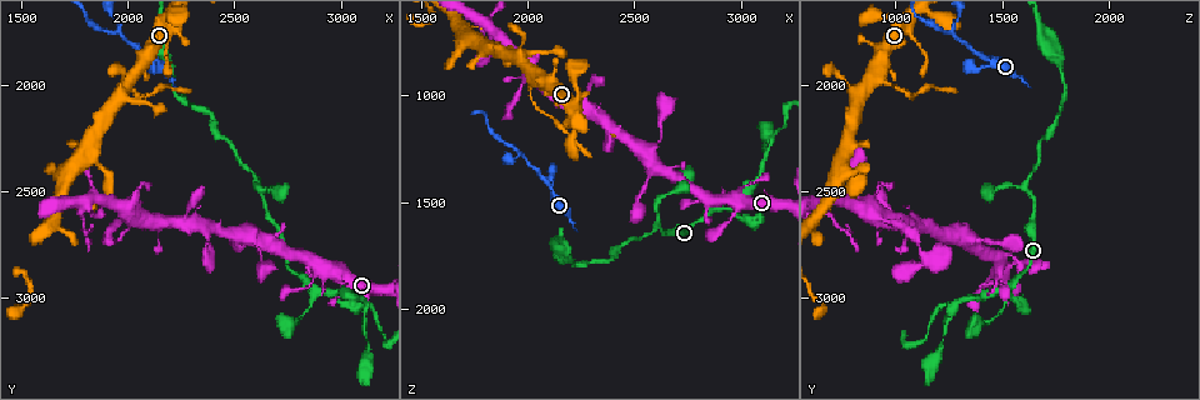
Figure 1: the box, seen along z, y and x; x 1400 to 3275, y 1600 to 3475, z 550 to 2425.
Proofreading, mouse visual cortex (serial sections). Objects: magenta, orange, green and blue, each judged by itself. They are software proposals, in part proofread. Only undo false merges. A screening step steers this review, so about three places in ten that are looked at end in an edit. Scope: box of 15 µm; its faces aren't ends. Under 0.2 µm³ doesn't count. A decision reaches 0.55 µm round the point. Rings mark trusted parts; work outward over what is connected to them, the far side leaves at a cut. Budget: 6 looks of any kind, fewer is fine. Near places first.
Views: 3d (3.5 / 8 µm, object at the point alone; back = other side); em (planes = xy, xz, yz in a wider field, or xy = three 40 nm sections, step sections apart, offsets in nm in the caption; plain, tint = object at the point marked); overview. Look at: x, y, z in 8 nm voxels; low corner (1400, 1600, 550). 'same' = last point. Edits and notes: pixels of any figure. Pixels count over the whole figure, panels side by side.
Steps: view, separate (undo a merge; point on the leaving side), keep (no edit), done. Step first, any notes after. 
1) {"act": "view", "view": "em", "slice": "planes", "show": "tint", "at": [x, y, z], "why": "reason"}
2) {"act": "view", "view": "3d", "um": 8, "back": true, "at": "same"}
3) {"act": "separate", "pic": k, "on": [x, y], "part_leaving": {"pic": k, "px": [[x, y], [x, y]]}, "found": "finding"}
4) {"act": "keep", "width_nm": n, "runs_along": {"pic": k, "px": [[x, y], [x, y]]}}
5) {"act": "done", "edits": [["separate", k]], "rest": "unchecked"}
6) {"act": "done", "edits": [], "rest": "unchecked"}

{"act": "view", "view": "3d", "um": 3.5, "at": [1960, 1760, 1270], "why": "a fork"}

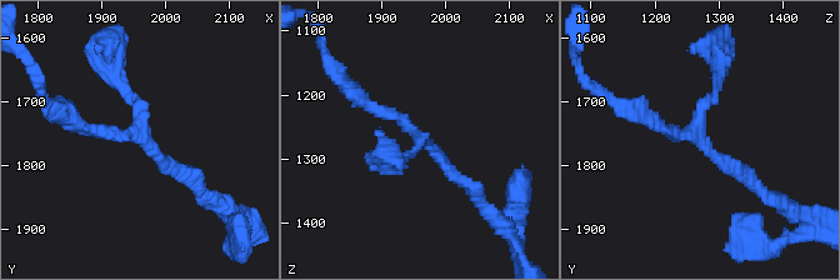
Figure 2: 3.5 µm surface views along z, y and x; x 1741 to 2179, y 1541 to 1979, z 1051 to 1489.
{"act": "view", "view": "em", "slice": "xy", "step": 2, "show": "tint", "at": [1955, 1745, 1260], "why": "shape alone is not enough"}

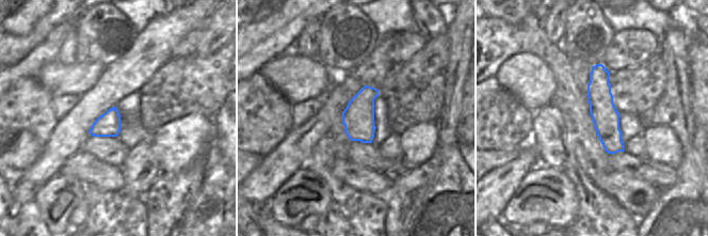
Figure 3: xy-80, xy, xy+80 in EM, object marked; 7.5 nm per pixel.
{"act": "keep", "runs_along": {"pic": 2, "px": [[466, 183], [405, 121], [351, 90]]}, "found": "continuous, no second cell"}

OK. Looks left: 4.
{"act": "view", "view": "3d", "um": 8, "at": [2880, 2940, 1540], "why": "three-way junction"}

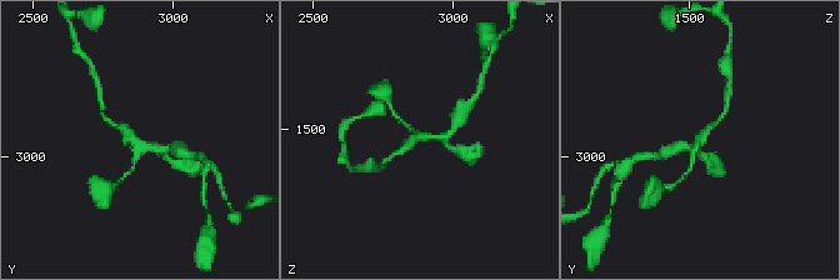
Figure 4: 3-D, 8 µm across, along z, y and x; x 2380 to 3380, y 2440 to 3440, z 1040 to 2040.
{"act": "view", "view": "em", "slice": "xy", "step": 2, "show": "tint", "at": [2870, 2940, 1520], "arms": 3, "arm_widths_nm": [150, 150, 200]}

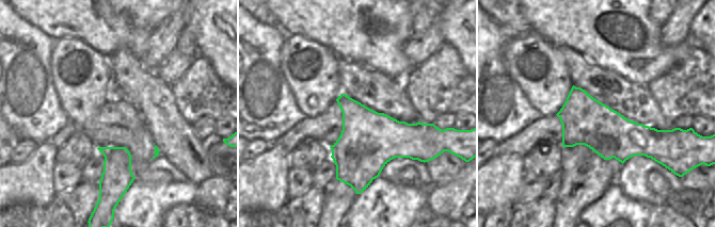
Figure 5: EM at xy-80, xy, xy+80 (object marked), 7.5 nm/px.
{"act": "keep", "runs_along": {"pic": 4, "px": [[113, 123], [146, 146], [169, 146]]}, "found": "all the same cell"}

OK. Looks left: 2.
{"act": "view", "view": "em", "slice": "xy", "step": 5, "show": "tint", "at": [3120, 3010, 1300], "why": "three-way junction"}

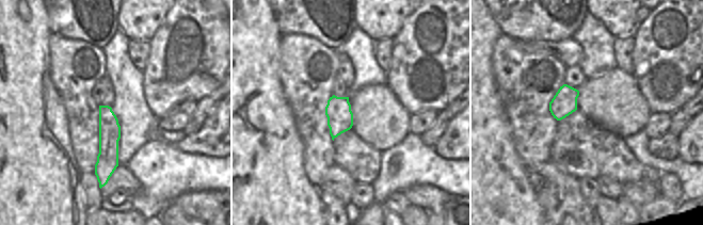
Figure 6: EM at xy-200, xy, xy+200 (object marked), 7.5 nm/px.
{"act": "view", "view": "3d", "um": 3.5, "at": "same"}

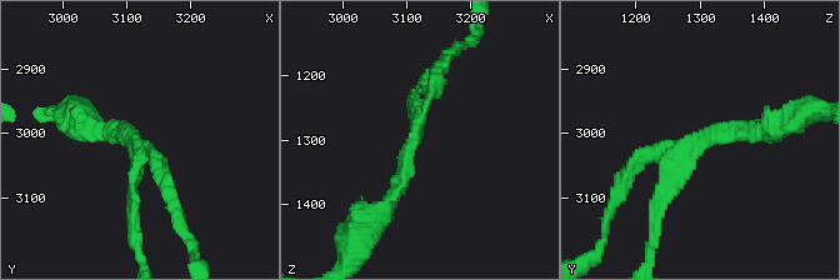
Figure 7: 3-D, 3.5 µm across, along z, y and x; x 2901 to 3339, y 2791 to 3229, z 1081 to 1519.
{"act": "keep", "width_nm": 190, "runs_along": {"pic": 6, "px": [[106, 108], [108, 161], [102, 179]]}, "found": "one cell here"}

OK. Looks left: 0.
{"act": "done", "edits": [], "rest": "unchecked"}

